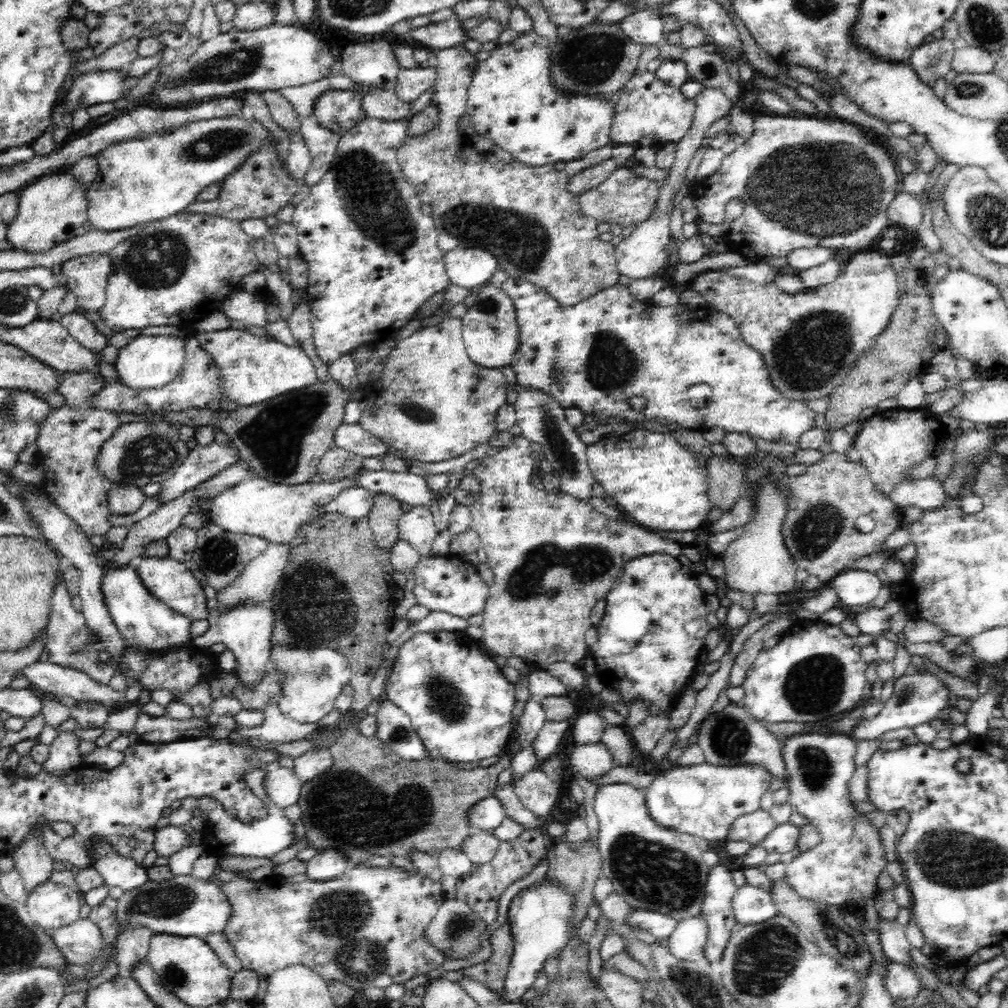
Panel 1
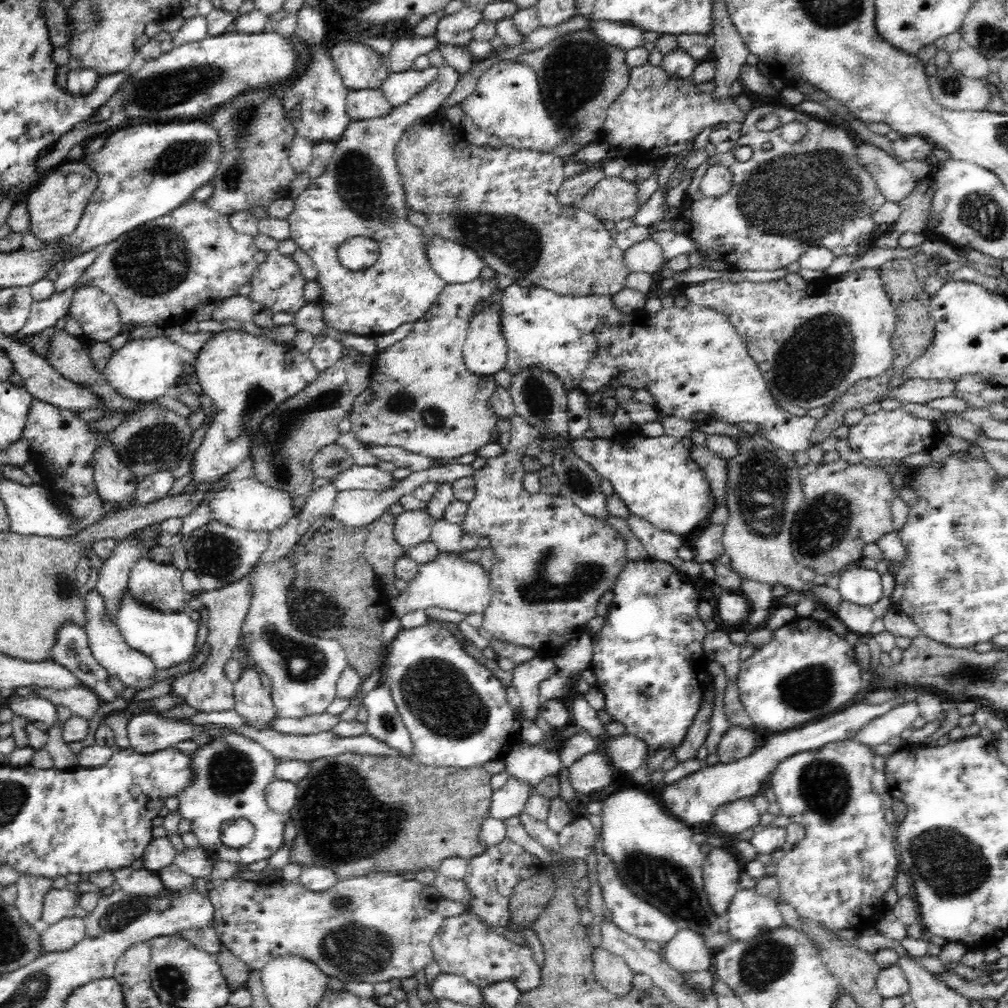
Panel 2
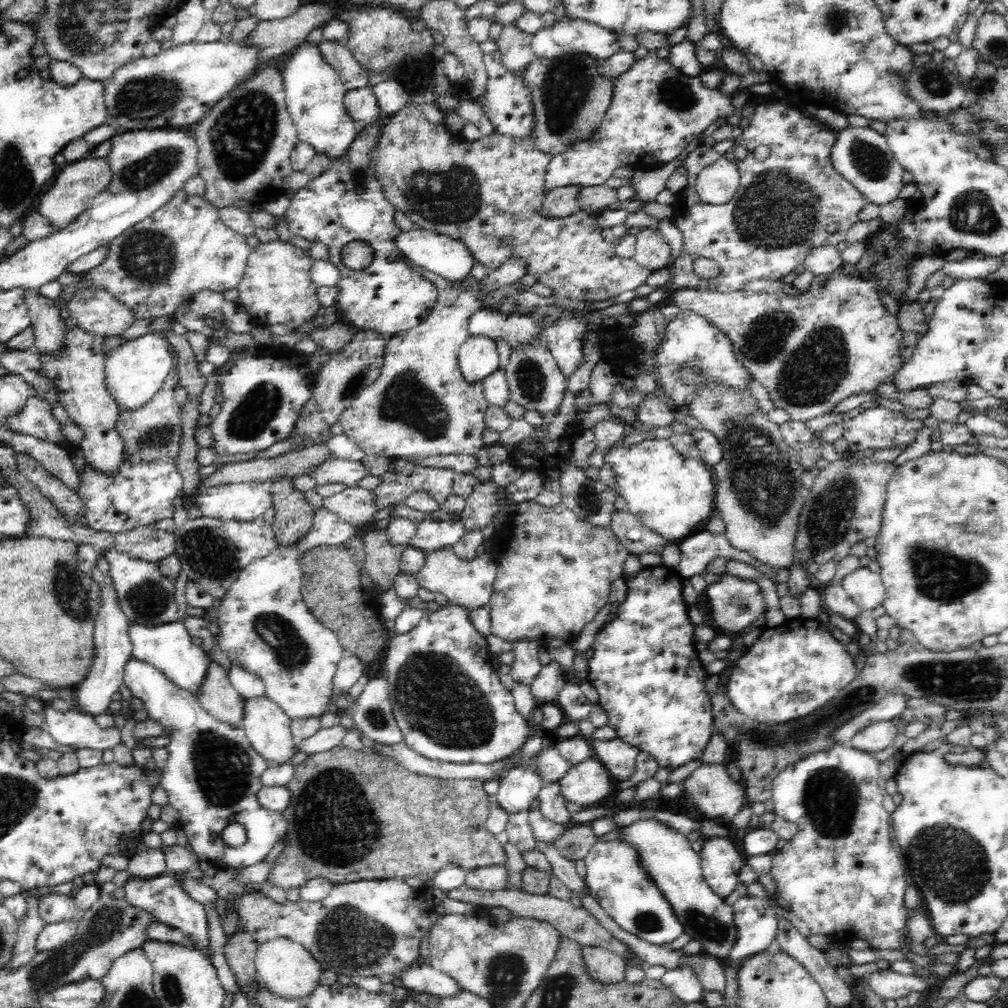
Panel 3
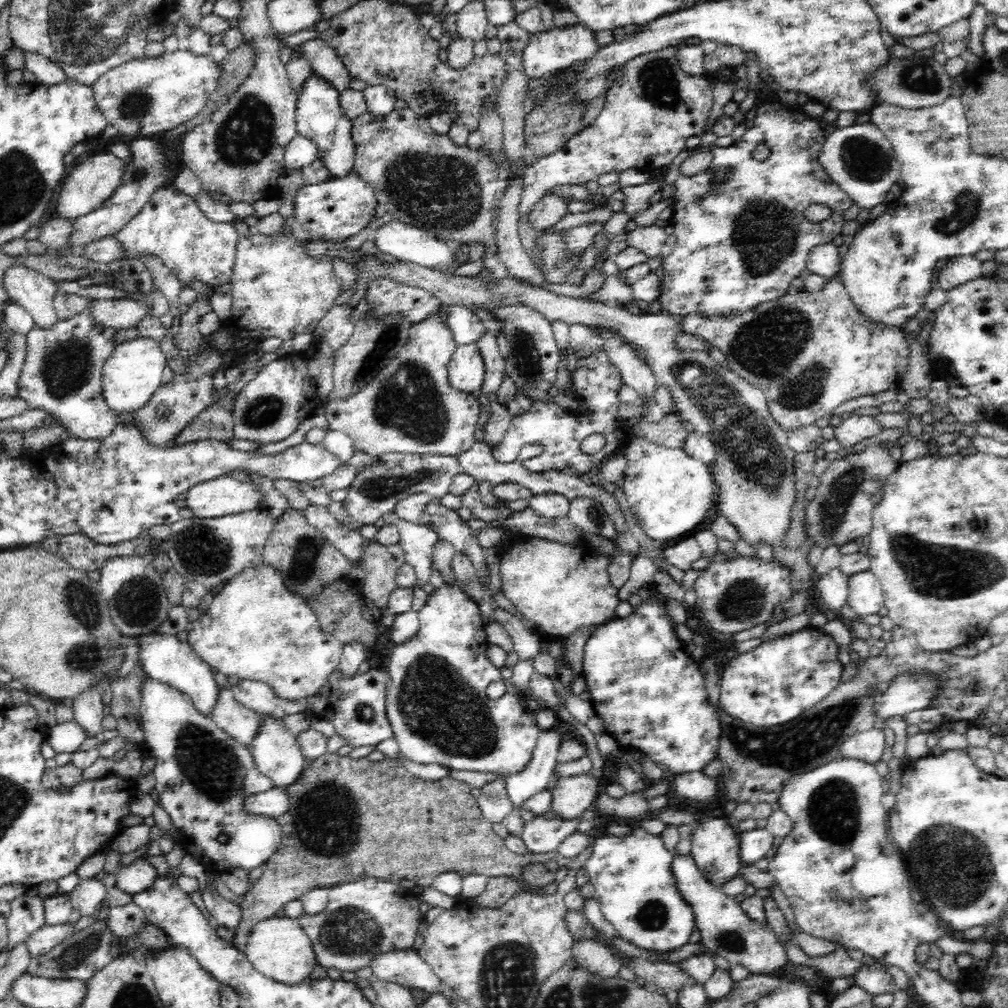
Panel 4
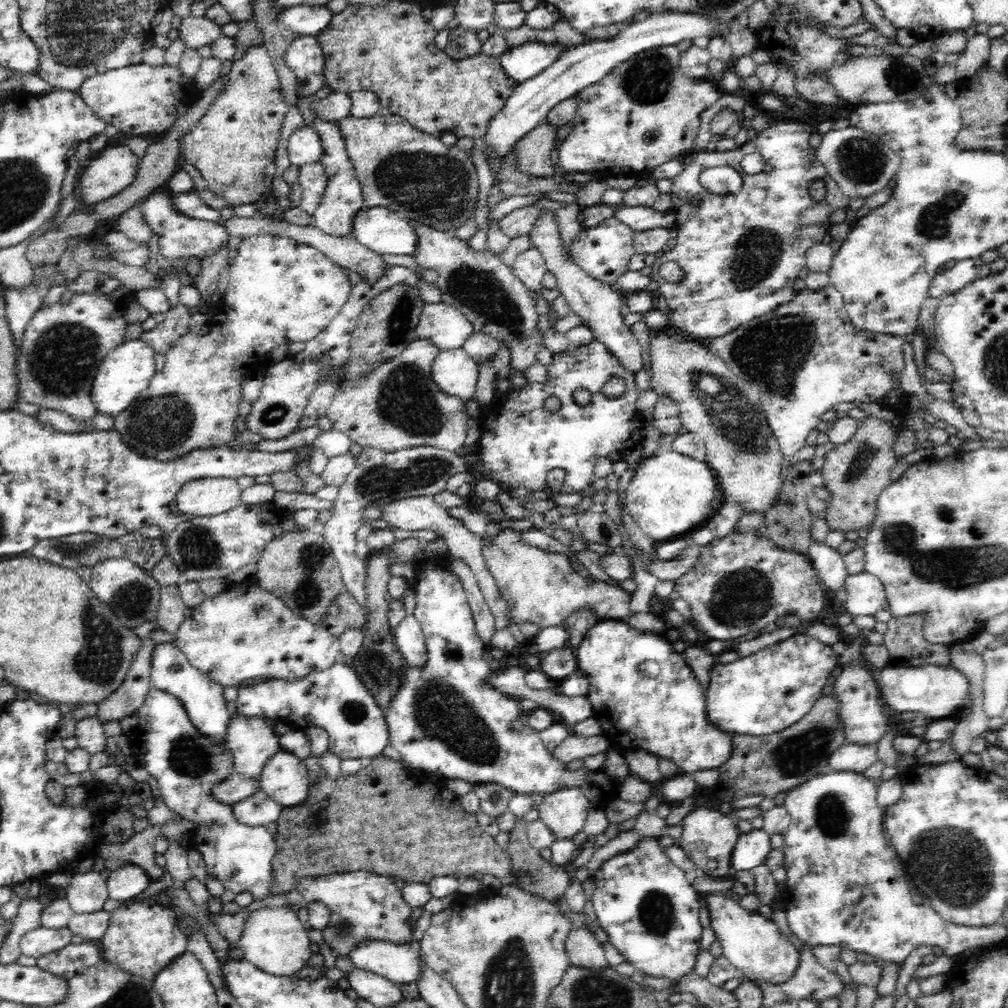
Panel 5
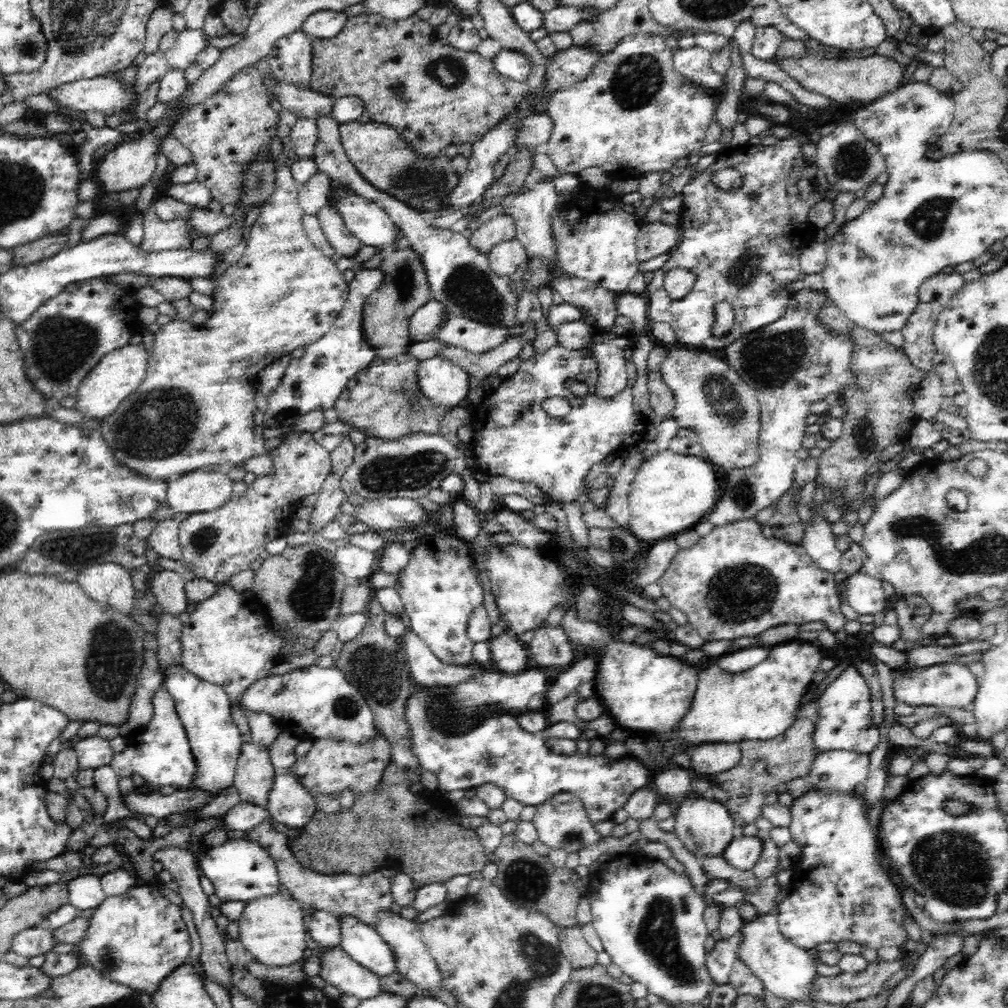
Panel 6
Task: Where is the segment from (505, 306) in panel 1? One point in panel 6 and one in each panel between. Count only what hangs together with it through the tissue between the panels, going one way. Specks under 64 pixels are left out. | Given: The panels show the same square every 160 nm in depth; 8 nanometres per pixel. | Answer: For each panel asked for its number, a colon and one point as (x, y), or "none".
2: (484, 352)
3: (478, 357)
4: (465, 371)
5: (454, 372)
6: (444, 384)

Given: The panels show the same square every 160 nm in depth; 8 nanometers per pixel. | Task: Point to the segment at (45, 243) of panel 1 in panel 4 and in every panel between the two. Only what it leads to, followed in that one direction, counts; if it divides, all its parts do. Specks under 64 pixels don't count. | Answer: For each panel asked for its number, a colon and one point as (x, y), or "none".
2: (54, 211)
3: (77, 183)
4: (92, 182)

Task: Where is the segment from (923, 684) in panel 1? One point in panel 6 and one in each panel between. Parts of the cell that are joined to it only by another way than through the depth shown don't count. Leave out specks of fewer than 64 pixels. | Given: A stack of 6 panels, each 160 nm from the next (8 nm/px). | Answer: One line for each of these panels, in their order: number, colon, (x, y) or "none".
2: (881, 729)
3: (876, 736)
4: (868, 745)
5: (850, 757)
6: (841, 771)

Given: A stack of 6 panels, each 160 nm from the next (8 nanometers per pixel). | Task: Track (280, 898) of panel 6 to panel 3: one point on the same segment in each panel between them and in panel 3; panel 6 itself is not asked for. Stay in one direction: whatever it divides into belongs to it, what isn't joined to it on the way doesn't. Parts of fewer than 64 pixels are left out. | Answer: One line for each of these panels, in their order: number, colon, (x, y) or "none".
3: (285, 967)
4: (278, 947)
5: (273, 939)

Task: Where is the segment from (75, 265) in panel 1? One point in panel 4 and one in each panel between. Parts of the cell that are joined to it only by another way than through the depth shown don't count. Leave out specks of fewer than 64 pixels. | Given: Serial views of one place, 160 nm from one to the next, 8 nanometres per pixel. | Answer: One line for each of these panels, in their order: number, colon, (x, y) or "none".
2: (99, 317)
3: (96, 311)
4: (126, 313)

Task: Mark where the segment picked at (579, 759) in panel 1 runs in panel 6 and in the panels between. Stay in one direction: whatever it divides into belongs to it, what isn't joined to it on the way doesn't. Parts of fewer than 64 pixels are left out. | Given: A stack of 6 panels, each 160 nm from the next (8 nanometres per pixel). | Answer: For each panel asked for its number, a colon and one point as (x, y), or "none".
2: (593, 772)
3: (587, 782)
4: (573, 795)
5: (564, 812)
6: (561, 822)

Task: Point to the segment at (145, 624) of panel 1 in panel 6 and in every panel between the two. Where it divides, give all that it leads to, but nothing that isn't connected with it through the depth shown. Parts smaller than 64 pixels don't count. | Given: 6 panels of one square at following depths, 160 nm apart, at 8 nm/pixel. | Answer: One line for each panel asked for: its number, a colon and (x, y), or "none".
2: (167, 640)
3: (169, 648)
4: (167, 660)
5: (202, 698)
6: (205, 710)

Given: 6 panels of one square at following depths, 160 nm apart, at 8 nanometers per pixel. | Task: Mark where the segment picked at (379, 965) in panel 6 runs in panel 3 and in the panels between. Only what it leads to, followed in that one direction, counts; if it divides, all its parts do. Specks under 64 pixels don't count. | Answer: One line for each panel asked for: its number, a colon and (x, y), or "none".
3: (421, 978)
4: (407, 968)
5: (400, 963)

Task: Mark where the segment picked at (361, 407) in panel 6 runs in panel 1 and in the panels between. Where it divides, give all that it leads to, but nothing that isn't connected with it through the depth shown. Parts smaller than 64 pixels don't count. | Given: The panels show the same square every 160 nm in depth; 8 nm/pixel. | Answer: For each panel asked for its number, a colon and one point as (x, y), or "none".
1: (431, 402)
2: (422, 398)
3: (420, 405)
4: (409, 407)
5: (397, 405)

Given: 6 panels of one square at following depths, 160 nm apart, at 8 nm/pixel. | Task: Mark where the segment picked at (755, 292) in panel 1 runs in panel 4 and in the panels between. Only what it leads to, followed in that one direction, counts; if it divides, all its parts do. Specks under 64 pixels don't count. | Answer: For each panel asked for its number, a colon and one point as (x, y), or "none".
2: (811, 346)
3: (810, 351)
4: (808, 351)

